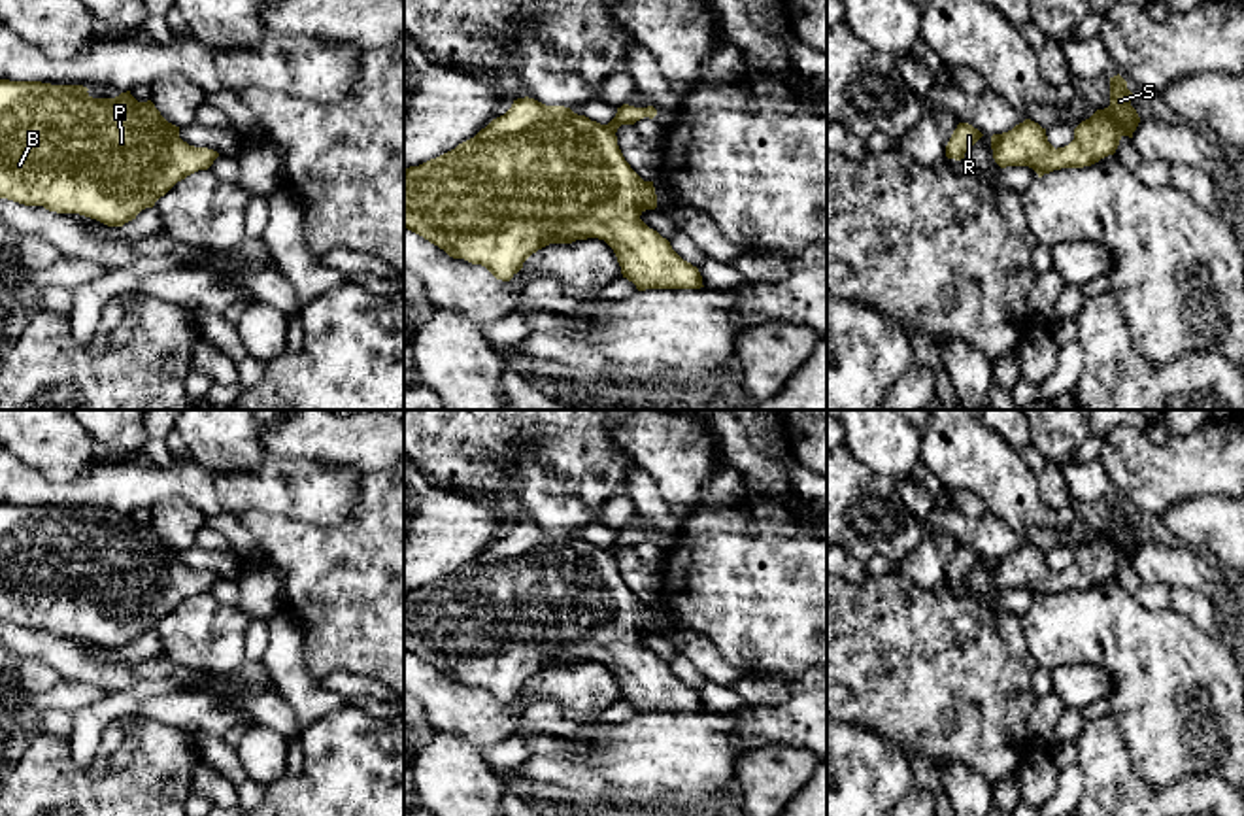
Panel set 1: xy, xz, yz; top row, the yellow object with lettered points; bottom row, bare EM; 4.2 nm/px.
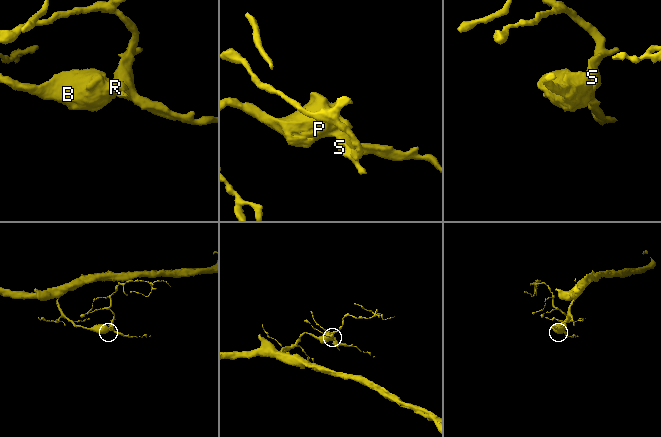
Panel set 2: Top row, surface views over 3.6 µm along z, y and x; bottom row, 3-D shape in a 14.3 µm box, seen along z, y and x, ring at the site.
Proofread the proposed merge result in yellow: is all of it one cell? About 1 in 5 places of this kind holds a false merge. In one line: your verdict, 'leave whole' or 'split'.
leave whole

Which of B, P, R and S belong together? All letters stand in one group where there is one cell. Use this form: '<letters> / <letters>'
B P R S

